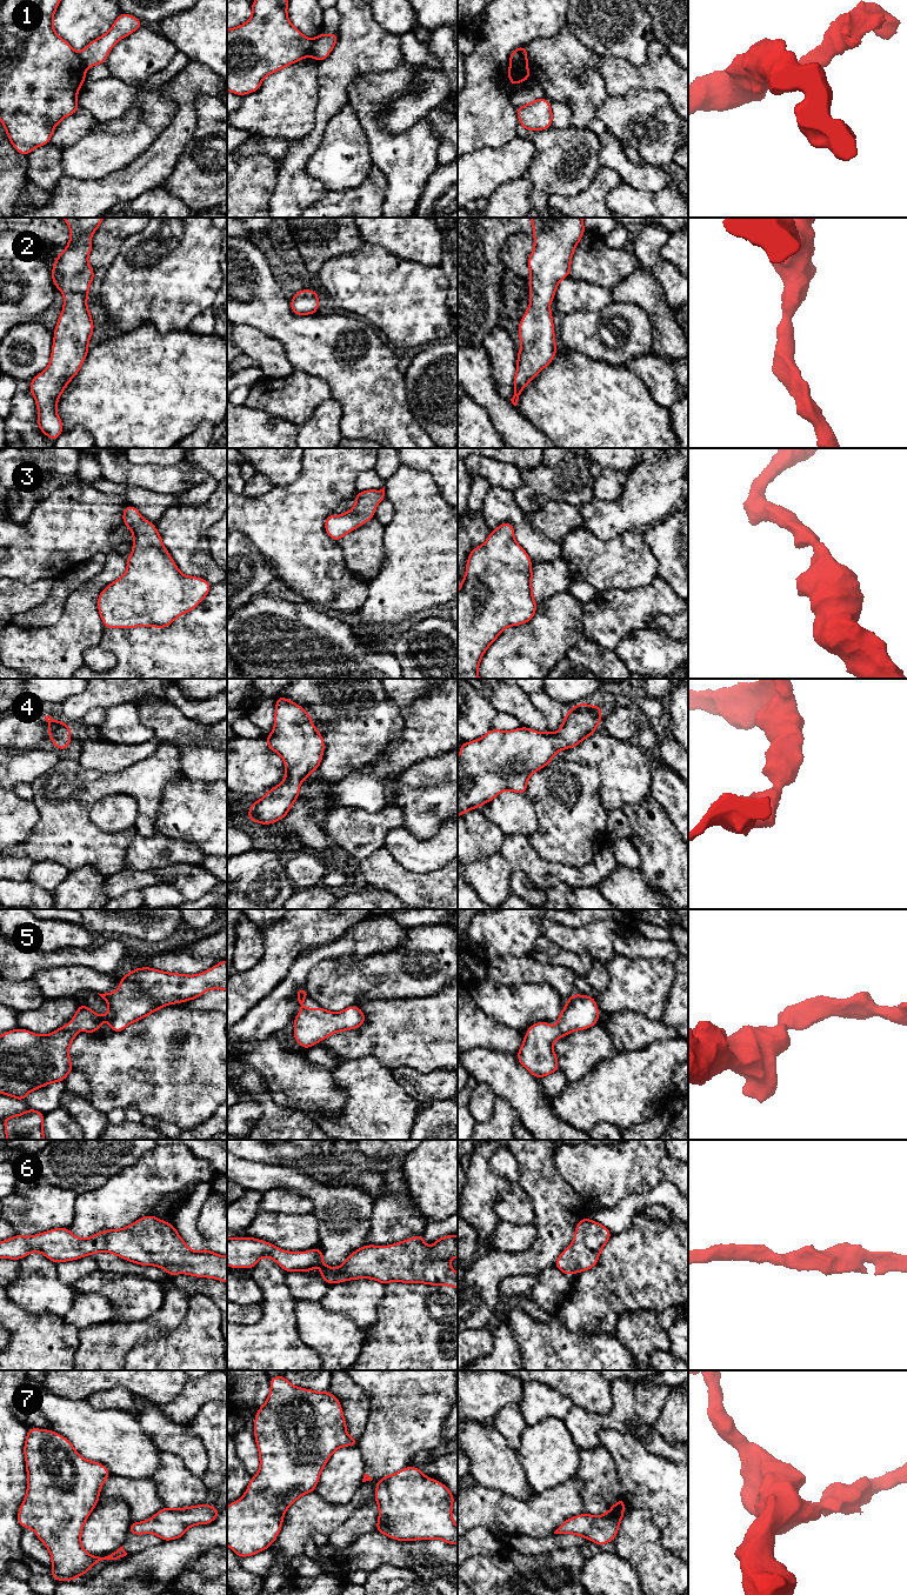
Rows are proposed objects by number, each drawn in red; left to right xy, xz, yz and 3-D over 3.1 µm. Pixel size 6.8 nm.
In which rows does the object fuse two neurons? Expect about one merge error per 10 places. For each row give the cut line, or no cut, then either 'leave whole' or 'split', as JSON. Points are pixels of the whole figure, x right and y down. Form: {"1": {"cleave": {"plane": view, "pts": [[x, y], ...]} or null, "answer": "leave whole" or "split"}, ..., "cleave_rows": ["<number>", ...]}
{"1": {"cleave": {"plane": "yz", "pts": [[511, 59], [526, 62]]}, "answer": "split"}, "2": {"cleave": null, "answer": "leave whole"}, "3": {"cleave": null, "answer": "leave whole"}, "4": {"cleave": null, "answer": "leave whole"}, "5": {"cleave": null, "answer": "leave whole"}, "6": {"cleave": null, "answer": "leave whole"}, "7": {"cleave": null, "answer": "leave whole"}, "cleave_rows": ["1"]}

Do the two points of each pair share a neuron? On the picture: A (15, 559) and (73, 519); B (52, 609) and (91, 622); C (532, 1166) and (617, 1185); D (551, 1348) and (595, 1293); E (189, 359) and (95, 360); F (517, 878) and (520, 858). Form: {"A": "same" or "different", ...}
{"A": "same", "B": "different", "C": "different", "D": "different", "E": "same", "F": "different"}

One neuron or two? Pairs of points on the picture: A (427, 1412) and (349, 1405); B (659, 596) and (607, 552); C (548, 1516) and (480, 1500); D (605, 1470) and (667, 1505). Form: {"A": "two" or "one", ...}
{"A": "two", "B": "two", "C": "one", "D": "two"}

